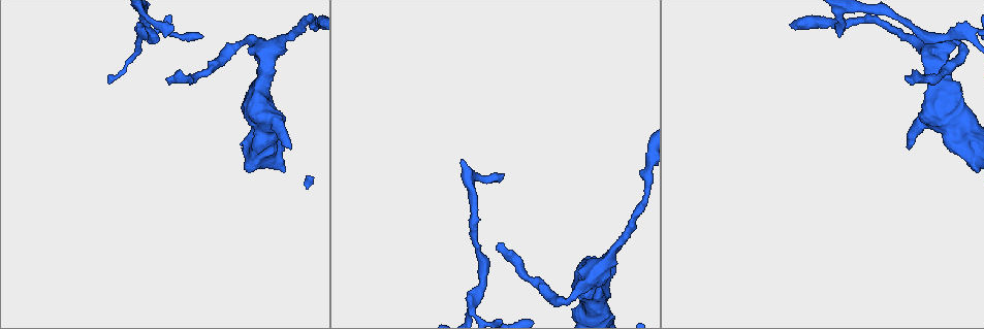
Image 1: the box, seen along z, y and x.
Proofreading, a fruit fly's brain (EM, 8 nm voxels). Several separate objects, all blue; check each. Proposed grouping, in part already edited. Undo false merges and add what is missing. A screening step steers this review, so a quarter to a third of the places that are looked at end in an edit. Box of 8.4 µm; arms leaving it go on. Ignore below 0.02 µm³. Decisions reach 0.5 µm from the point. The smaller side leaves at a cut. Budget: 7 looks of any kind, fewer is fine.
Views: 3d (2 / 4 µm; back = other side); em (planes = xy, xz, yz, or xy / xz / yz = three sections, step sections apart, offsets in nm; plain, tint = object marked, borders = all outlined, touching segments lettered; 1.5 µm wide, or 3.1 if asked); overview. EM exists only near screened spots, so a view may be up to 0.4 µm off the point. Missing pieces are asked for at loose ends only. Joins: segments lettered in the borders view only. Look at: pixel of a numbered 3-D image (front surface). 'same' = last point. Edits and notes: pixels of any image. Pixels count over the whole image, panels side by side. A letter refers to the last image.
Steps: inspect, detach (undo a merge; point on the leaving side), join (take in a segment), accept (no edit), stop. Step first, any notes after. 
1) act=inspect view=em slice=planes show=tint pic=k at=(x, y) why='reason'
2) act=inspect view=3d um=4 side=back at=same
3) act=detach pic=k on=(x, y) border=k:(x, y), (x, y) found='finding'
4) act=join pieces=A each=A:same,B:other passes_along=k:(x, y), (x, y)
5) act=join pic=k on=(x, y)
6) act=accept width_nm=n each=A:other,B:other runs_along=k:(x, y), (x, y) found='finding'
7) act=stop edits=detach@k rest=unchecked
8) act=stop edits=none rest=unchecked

act=inspect view=3d um=2 pic=1 at=(621, 249) why='free end'

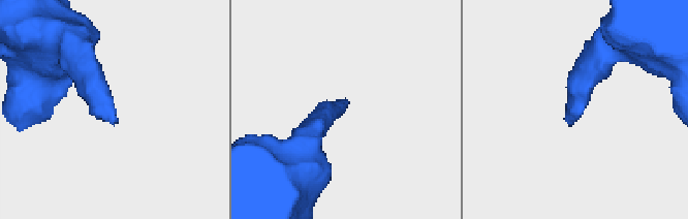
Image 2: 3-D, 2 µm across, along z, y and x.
act=inspect view=em slice=planes show=borders pic=2 at=(116, 119)

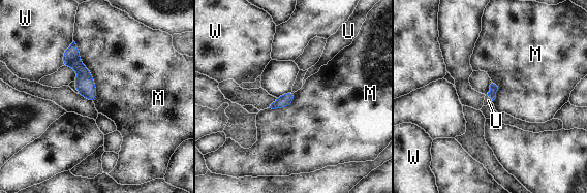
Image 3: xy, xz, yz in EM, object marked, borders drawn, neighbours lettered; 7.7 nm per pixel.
act=join pic=3 on=(488, 100) each=M:other,U:same,W:other passes_along=3:(492, 93), (489, 96), (488, 100) found='the cell continues'

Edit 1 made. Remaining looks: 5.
act=inspect view=em slice=yz step=8 show=borders pic=1 at=(497, 244) why='free end'

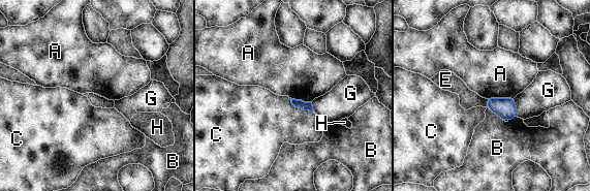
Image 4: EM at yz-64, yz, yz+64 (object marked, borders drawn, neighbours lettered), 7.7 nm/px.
act=inspect view=em slice=planes show=borders at=same why='another direction'

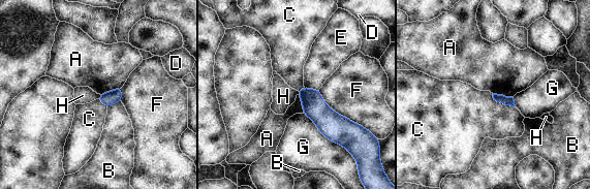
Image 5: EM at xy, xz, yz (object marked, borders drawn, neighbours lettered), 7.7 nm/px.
act=accept each=A:other,B:other,C:other,D:other,E:other,F:other,G:other,H:other found='none of them fits'

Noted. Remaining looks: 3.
act=inspect view=3d um=2 pic=1 at=(504, 174) why='branch stops here'

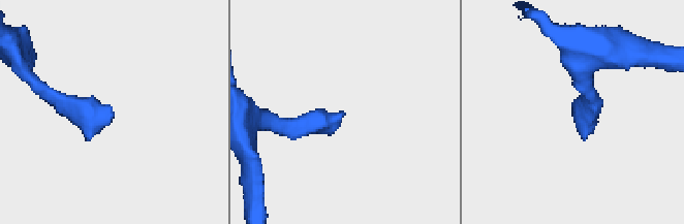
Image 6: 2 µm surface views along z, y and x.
act=inspect view=em slice=planes show=borders pic=6 at=(108, 113)

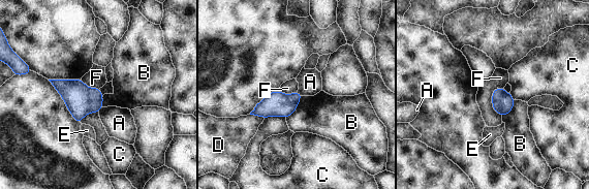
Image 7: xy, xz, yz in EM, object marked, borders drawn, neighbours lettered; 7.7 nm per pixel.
act=accept width_nm=170 longest_contact=F:240nm each=A:other,B:other,C:other,D:other,E:other,F:other found='no lettered segment goes on from it'

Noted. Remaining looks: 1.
act=stop edits=join@3 rest=unchecked

